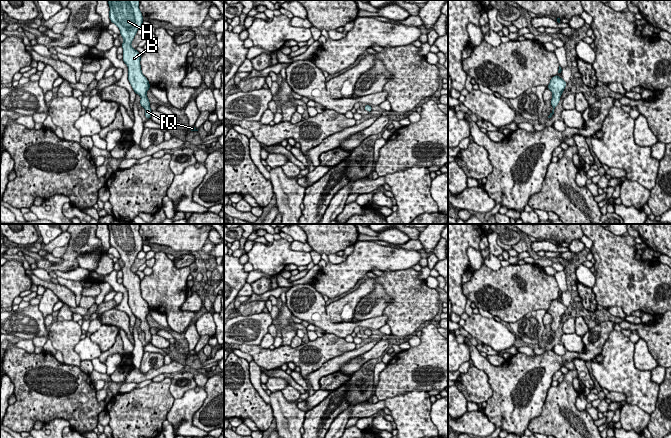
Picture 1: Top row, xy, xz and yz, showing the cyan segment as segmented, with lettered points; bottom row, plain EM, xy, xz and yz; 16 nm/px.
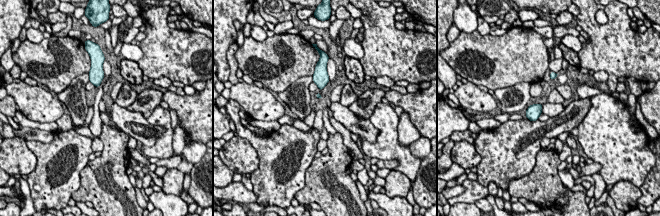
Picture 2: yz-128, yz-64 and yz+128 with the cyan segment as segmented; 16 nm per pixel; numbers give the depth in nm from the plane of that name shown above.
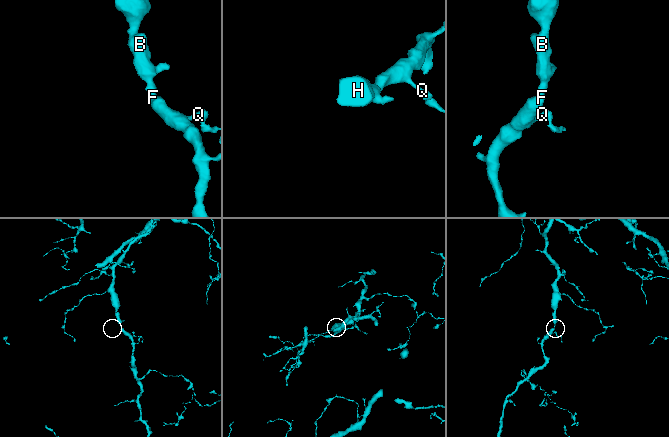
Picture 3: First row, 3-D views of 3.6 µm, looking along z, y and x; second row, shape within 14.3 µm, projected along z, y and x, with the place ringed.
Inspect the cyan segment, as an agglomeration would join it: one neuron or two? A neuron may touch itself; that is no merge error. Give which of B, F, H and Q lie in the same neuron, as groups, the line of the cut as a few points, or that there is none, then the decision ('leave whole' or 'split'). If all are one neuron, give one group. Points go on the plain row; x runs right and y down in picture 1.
B F H Q; no cut; leave whole

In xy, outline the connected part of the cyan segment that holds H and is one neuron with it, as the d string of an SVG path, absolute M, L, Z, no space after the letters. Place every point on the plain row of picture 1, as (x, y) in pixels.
M108 224L109 242L120 254L124 264L123 286L128 291L128 304L134 316L141 321L140 329L145 333L145 341L150 344L152 334L150 333L149 322L146 320L150 313L148 303L142 298L140 277L133 273L131 267L142 251L143 239L139 233L139 224Z

